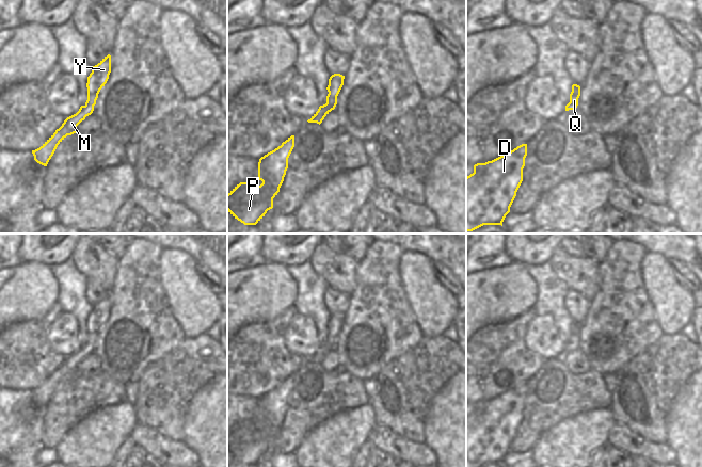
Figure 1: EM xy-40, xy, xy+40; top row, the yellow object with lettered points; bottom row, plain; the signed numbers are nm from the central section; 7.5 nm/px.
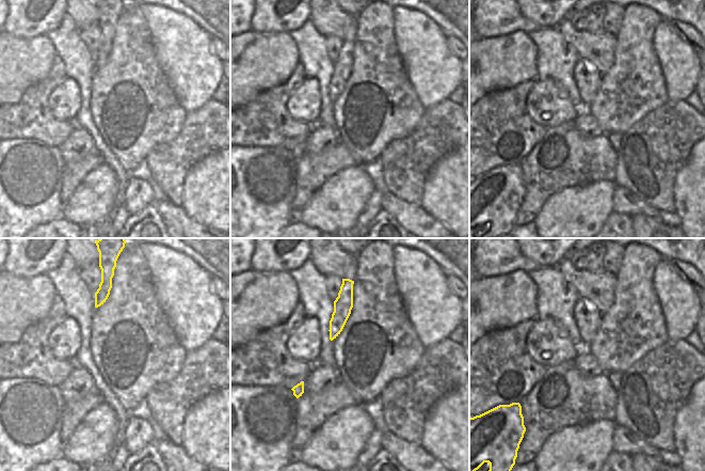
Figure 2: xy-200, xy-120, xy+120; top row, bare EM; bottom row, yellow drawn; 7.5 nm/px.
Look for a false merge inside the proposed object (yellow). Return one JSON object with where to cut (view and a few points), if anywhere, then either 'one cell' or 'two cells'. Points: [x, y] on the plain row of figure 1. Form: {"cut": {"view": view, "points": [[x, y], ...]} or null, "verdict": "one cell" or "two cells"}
{"cut": null, "verdict": "one cell"}

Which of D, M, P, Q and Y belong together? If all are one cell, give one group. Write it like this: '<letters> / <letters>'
D M P Q Y

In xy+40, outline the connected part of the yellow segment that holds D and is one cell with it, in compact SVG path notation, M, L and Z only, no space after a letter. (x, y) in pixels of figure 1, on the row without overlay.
M527 383L485 402L474 404L474 412L466 416L466 467L483 464L501 464L523 420Z

